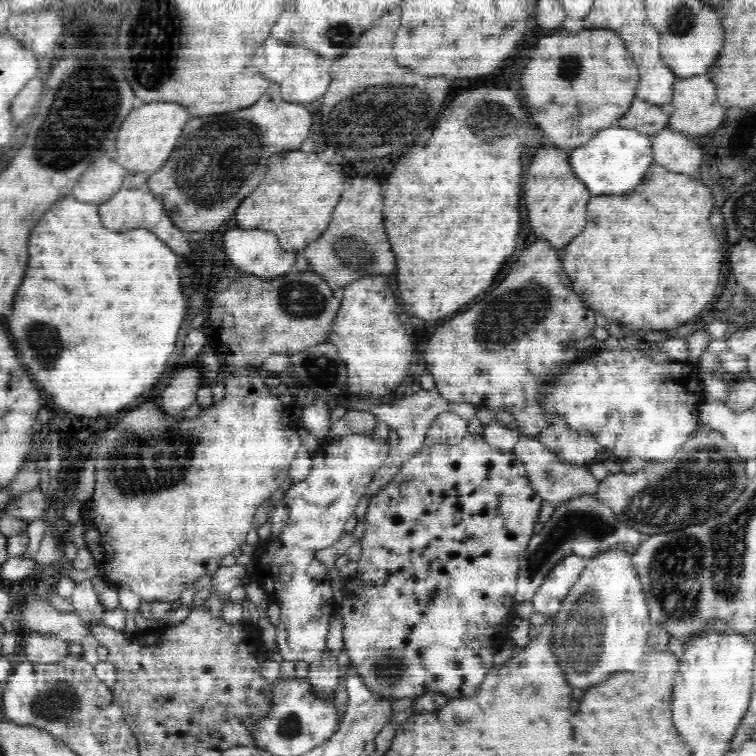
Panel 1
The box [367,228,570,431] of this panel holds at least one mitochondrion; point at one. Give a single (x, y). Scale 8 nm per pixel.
(515, 314)

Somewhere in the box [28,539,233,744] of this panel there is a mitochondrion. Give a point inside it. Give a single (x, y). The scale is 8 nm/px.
(59, 703)

